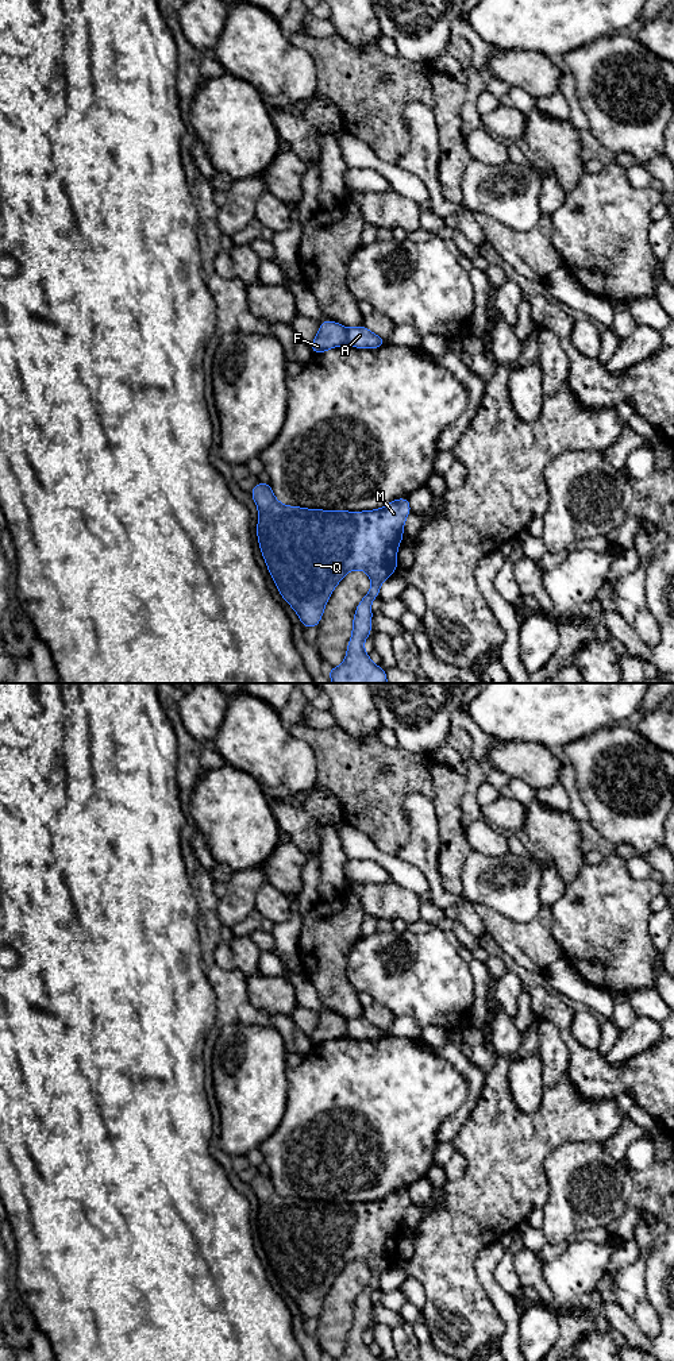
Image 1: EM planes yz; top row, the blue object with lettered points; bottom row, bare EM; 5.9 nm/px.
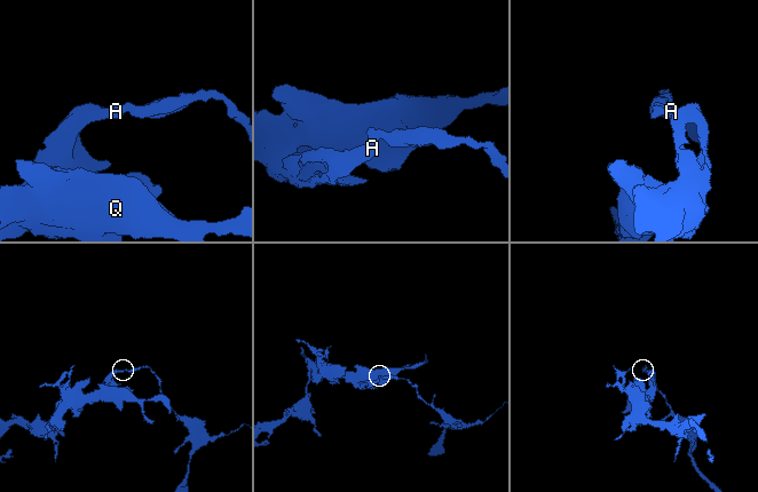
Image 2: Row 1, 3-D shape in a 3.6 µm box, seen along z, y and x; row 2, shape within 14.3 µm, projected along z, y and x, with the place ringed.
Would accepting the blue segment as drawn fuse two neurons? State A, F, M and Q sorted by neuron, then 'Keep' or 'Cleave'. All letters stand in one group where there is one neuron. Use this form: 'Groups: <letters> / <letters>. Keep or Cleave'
Groups: A M Q / F. Cleave

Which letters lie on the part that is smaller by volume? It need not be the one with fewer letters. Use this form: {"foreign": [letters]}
{"foreign": ["F"]}

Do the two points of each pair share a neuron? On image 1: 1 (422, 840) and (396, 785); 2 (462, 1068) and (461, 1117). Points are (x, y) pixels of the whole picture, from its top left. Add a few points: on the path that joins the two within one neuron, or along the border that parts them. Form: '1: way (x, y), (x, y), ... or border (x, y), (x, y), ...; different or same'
1: border (420, 791), (412, 791), (404, 799), (408, 832); different
2: way (473, 1080), (473, 1097), (469, 1105); same

